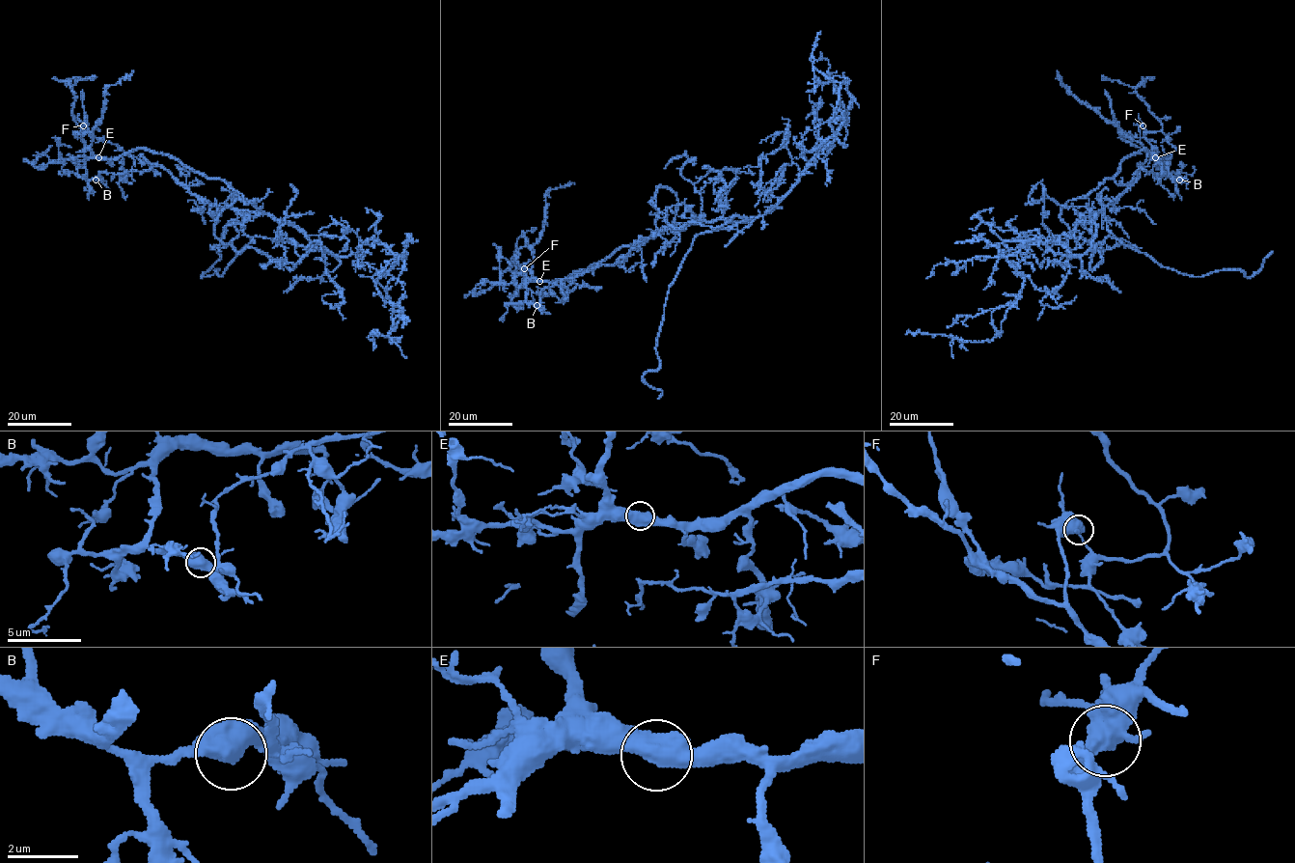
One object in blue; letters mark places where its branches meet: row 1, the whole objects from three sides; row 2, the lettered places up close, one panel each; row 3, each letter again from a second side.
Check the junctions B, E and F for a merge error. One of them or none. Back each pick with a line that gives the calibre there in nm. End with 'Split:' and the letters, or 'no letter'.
F: 600 nm
Split: F

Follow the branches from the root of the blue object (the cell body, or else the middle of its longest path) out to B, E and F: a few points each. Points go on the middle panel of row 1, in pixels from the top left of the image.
B: (718, 219), (653, 233), (614, 264), (596, 265), (543, 289), (537, 305)
E: (718, 219), (653, 233), (614, 264), (596, 265), (563, 278), (565, 294), (563, 281), (539, 281)
F: (718, 219), (653, 233), (614, 264), (563, 278), (565, 294), (563, 281), (538, 281), (534, 265), (524, 268)

